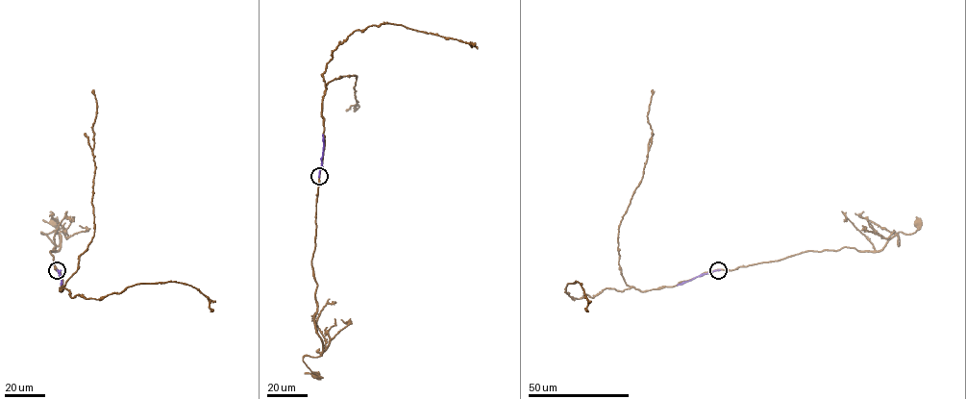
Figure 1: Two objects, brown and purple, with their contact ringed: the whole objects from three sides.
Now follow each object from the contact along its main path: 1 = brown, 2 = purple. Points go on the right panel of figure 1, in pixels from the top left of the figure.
1: (718, 270), (809, 251), (879, 251), (896, 235), (899, 245), (898, 233), (912, 234), (917, 223)
2: (718, 270), (677, 286)

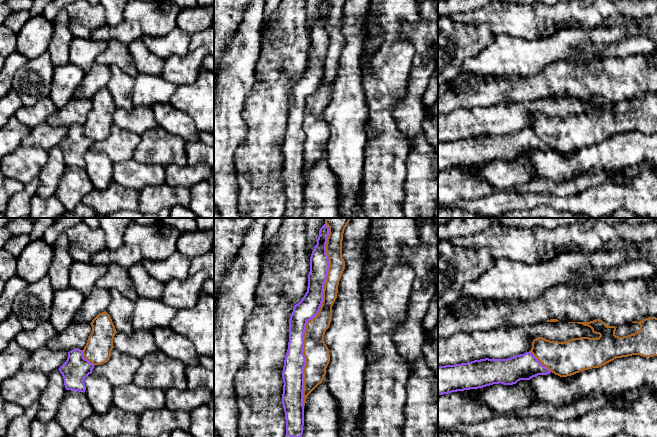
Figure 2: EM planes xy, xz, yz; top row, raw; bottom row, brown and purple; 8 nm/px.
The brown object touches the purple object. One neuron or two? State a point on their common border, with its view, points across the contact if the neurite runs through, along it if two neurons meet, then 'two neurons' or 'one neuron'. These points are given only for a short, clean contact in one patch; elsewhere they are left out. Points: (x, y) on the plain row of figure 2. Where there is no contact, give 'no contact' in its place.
contact xz (316, 92); two neurons

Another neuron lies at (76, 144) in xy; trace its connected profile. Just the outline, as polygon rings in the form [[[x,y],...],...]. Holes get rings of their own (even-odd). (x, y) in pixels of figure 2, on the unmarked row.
[[[73,125],[68,128],[66,138],[58,145],[64,154],[66,166],[85,168],[85,154],[92,149],[95,141],[84,134],[83,127]]]

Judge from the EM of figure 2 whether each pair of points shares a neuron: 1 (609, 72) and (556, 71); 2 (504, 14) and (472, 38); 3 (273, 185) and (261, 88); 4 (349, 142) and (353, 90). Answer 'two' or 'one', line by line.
1: one
2: two
3: one
4: one

